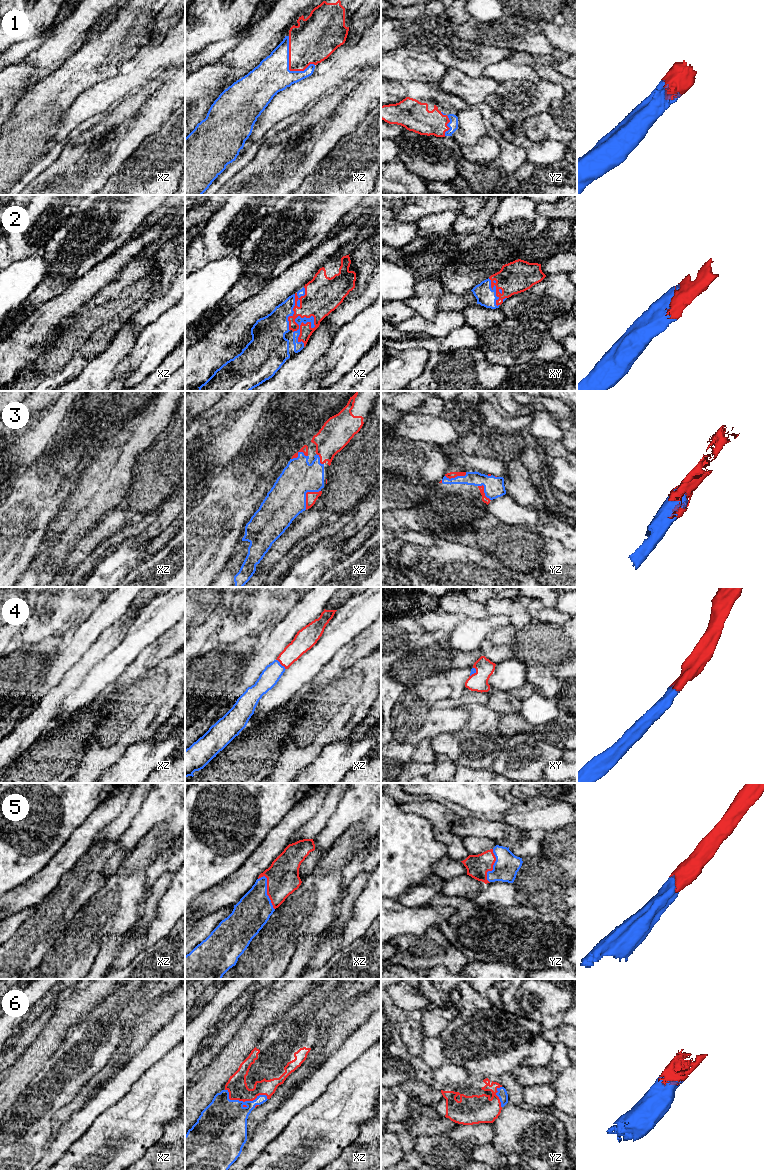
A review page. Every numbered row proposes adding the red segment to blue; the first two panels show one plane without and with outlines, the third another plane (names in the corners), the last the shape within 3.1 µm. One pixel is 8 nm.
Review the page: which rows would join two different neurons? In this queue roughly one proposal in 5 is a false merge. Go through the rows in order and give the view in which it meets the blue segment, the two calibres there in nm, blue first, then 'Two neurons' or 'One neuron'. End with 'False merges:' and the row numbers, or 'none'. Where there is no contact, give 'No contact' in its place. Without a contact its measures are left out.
1: Touches blue in xz. Thickness 280 nm (blue) against 340 nm. One neuron
2: Touches blue in xz. Thickness 80 nm (blue) against 260 nm. One neuron
3: Touches blue in xz. Thickness 300 nm (blue) against 90 nm. One neuron
4: Touches blue in xz. Thickness 150 nm (blue) against 160 nm. One neuron
5: Touches blue in xz. Thickness 280 nm (blue) against 260 nm. One neuron
6: Touches blue in xz. Thickness 380 nm (blue) against 160 nm. One neuron
False merges: none

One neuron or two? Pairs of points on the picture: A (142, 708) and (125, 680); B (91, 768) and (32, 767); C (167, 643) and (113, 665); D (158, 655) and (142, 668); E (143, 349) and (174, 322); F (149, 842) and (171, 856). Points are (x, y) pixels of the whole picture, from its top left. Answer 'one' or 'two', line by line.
A: two
B: two
C: two
D: one
E: one
F: two

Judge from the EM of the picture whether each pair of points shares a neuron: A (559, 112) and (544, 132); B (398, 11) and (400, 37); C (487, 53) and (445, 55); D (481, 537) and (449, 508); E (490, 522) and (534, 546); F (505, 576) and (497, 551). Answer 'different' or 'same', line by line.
A: different
B: different
C: same
D: different
E: same
F: different

